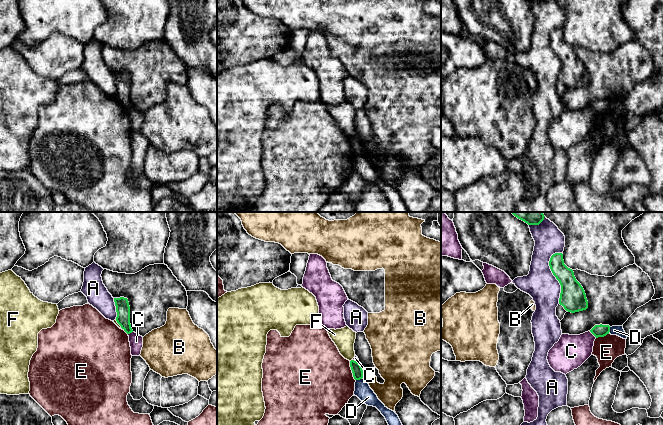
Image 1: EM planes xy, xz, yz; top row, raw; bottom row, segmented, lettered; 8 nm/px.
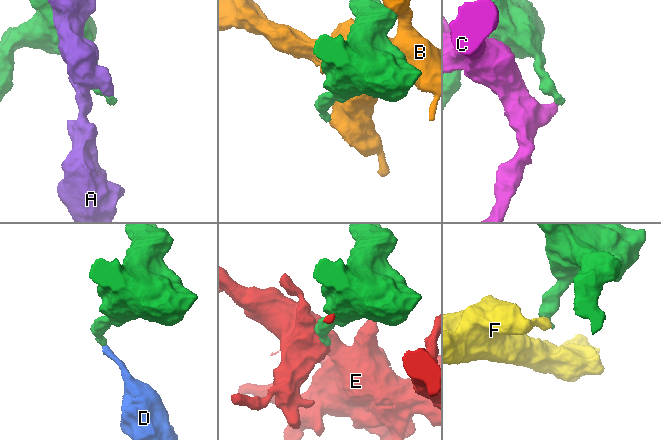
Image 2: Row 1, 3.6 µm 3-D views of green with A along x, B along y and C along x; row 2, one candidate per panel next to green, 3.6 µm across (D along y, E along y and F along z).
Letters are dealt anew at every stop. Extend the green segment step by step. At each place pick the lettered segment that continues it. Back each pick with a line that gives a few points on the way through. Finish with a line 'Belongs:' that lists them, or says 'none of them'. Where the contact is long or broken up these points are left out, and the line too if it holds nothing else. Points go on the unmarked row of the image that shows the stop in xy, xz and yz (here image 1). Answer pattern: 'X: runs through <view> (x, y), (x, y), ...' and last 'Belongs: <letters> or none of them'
Belongs: none of them

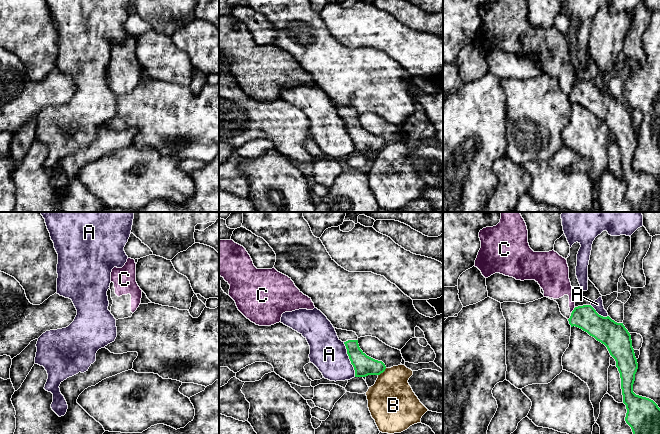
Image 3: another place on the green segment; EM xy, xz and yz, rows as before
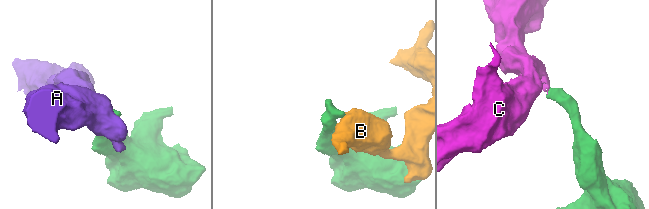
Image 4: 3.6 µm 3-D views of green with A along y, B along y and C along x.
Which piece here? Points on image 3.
C: runs through yz (585, 93), (580, 92), (573, 86), (571, 71), (556, 60)
Belongs: C

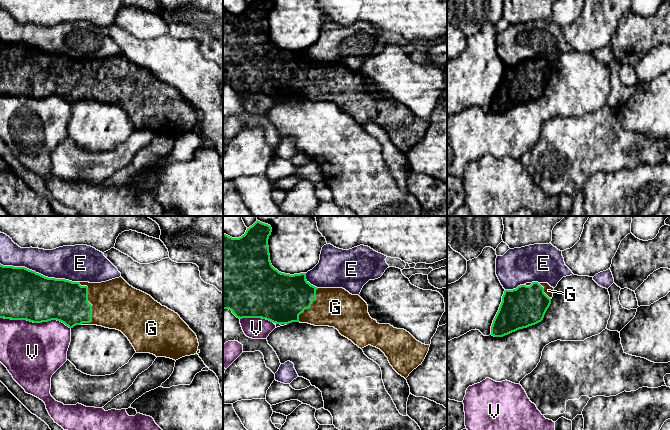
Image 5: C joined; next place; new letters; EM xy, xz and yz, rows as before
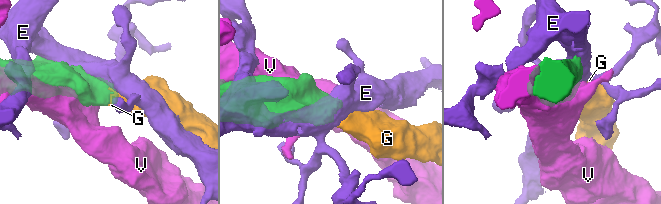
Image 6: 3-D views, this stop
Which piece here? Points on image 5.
Belongs: G

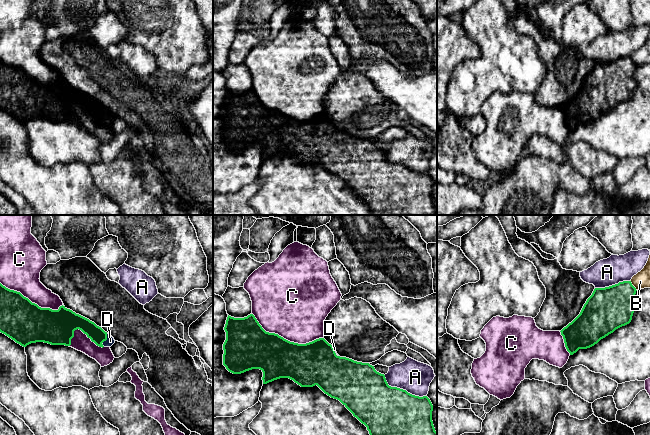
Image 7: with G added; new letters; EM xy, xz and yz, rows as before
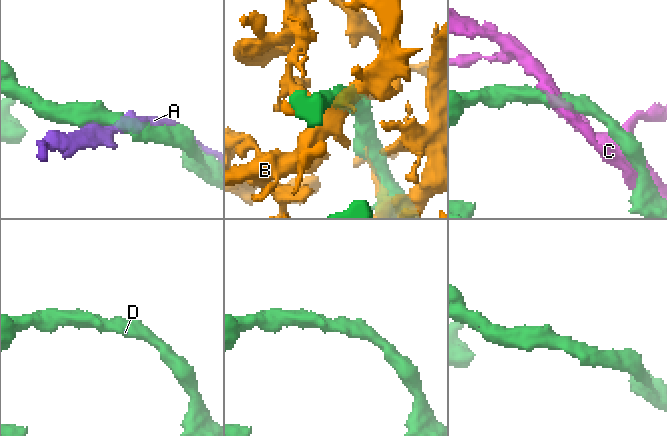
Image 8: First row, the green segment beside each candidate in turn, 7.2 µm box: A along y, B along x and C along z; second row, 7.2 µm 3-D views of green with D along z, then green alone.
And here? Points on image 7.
D: runs through xy (97, 111), (105, 116), (110, 117)
Belongs: D

